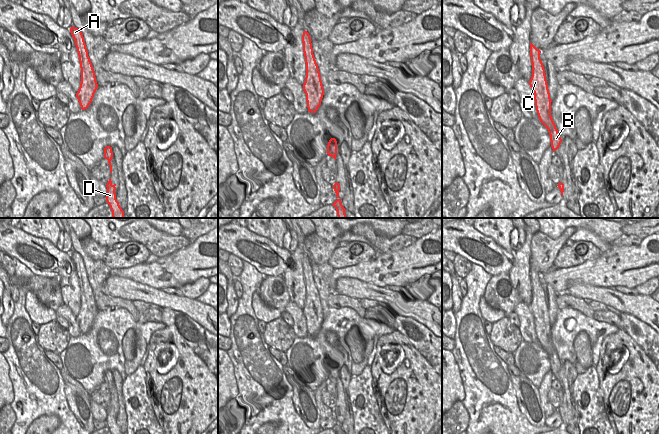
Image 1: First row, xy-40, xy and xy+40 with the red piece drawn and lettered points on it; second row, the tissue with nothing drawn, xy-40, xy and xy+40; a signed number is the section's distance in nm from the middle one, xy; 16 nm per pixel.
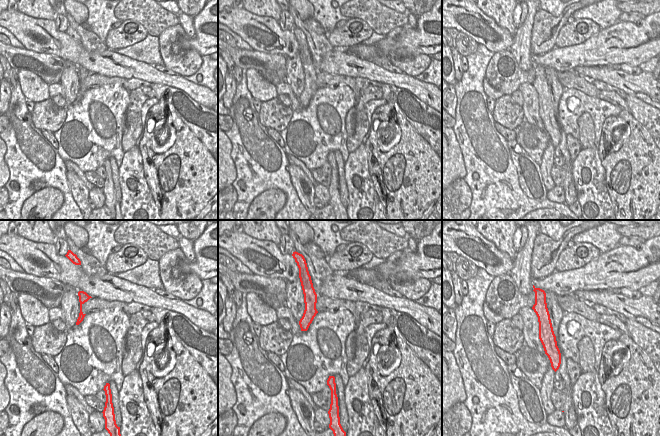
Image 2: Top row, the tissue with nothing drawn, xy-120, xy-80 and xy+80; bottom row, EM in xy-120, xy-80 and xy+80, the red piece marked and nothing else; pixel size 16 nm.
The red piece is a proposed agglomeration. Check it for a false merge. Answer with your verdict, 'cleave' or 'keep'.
keep

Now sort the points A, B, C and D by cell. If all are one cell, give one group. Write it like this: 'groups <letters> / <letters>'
groups A B C D

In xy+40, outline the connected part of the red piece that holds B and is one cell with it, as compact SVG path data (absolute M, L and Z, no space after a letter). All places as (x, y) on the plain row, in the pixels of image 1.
M530 266L532 300L529 309L534 316L535 331L539 344L549 356L551 371L554 376L559 372L562 363L551 340L552 324L550 322L545 293L540 283L540 277L541 275Z

